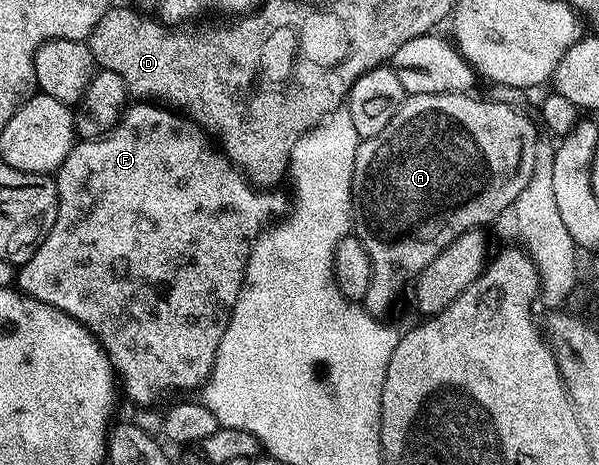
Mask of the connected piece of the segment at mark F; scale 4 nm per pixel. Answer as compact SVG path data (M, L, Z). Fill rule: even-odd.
M154 102L132 103L120 116L114 128L104 136L98 136L95 140L79 140L75 147L69 150L54 181L59 195L57 218L53 222L53 230L45 234L34 254L18 269L18 291L61 310L77 323L83 324L106 352L122 391L123 388L127 391L127 396L133 403L155 404L174 392L187 392L190 388L202 389L211 378L217 350L221 346L221 338L231 317L231 308L239 297L239 288L243 284L251 248L268 227L267 219L270 218L271 211L282 206L282 198L270 196L267 193L270 191L260 190L252 184L194 120L188 120L186 116L176 114Z

